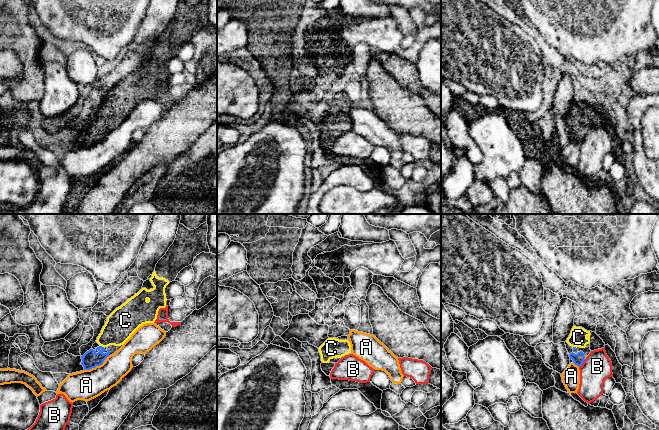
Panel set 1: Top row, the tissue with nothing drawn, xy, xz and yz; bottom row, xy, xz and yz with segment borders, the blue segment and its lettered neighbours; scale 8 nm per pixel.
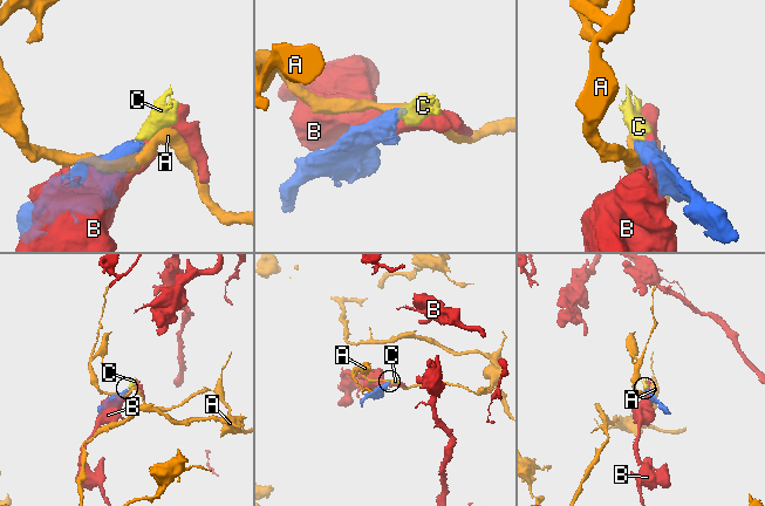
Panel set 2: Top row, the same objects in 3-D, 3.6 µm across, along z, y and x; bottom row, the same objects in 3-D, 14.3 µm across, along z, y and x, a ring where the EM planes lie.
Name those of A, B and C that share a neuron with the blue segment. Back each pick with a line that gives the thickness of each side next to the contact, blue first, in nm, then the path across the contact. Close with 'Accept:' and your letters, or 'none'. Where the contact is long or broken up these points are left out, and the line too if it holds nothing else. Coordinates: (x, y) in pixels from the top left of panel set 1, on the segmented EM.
C: 140 nm thick on the blue side, 240 nm on the other; runs through xy (91, 359), (100, 352), (101, 346), (121, 323)
Accept: C

